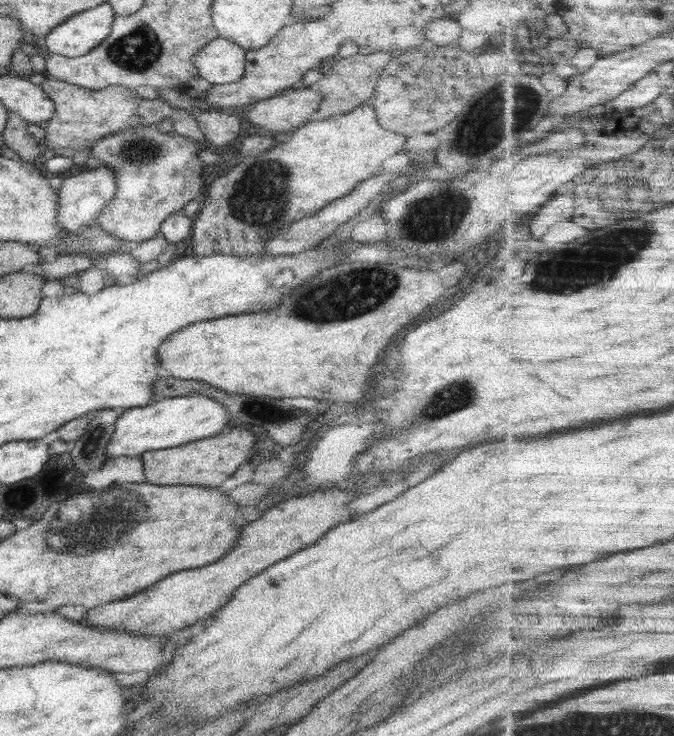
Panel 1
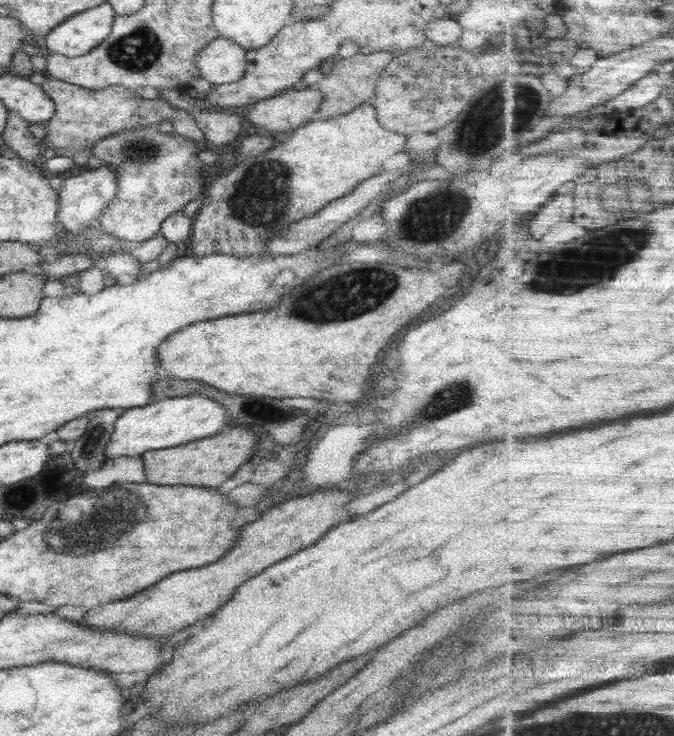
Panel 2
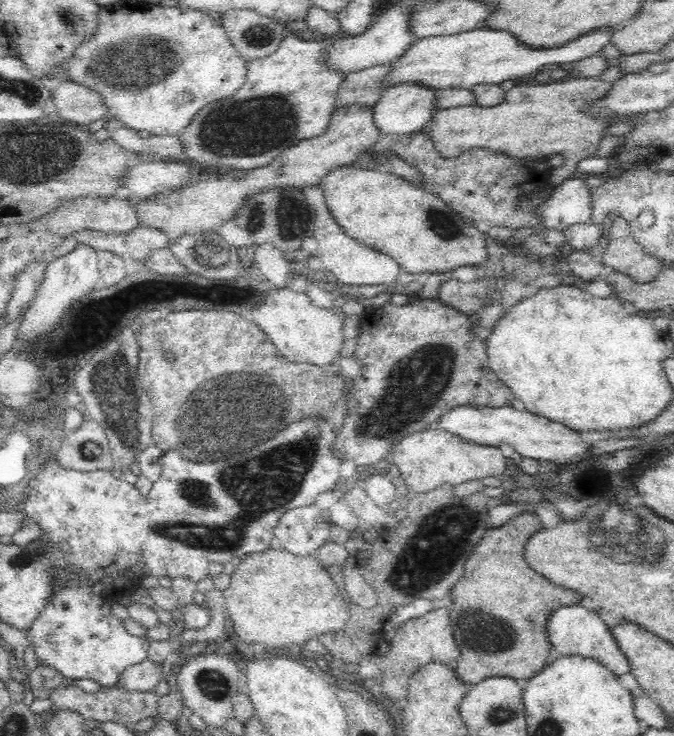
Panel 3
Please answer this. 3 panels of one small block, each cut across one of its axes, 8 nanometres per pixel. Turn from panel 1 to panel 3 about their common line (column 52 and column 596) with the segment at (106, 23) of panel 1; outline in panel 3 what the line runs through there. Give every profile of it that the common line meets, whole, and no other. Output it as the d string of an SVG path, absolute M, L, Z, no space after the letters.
M600 28L592 32L586 32L584 36L578 36L576 40L570 40L568 44L562 44L558 48L529 48L521 44L510 32L504 30L477 29L471 32L462 32L453 36L428 36L428 38L416 39L410 49L395 63L393 70L384 78L385 86L394 87L402 83L420 83L421 86L435 90L448 89L474 89L480 84L497 84L504 80L514 80L537 73L542 66L557 64L568 67L571 64L588 59L599 54L606 44L610 44L616 30Z

